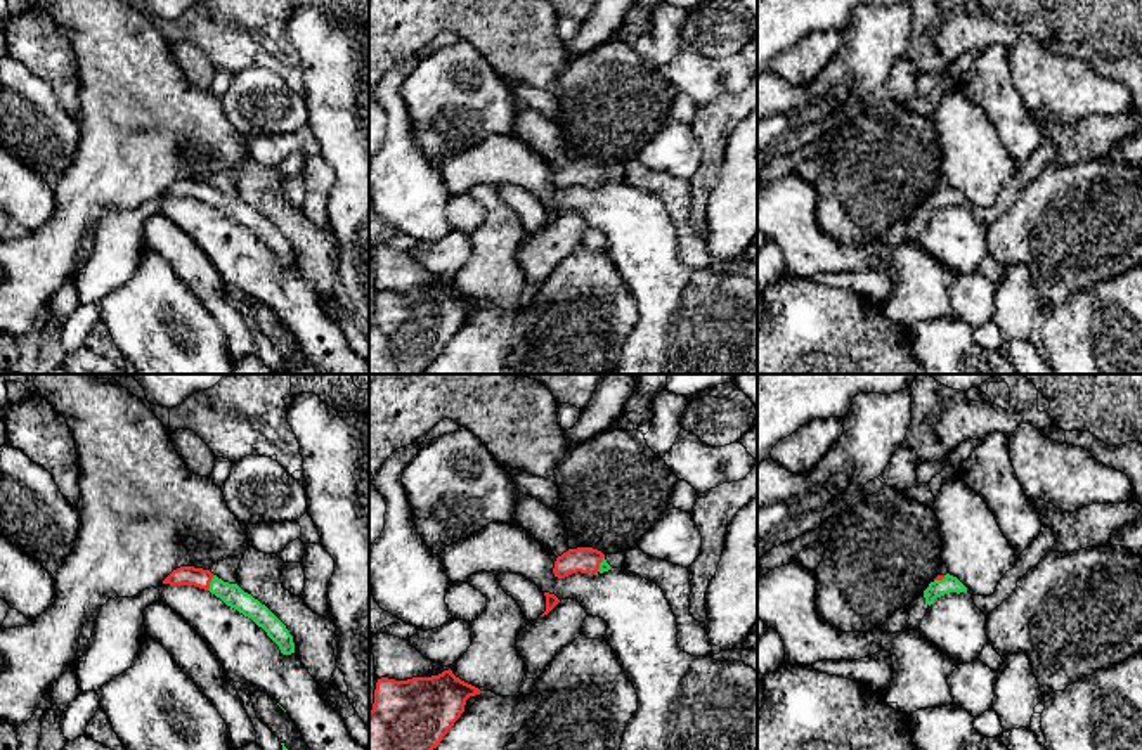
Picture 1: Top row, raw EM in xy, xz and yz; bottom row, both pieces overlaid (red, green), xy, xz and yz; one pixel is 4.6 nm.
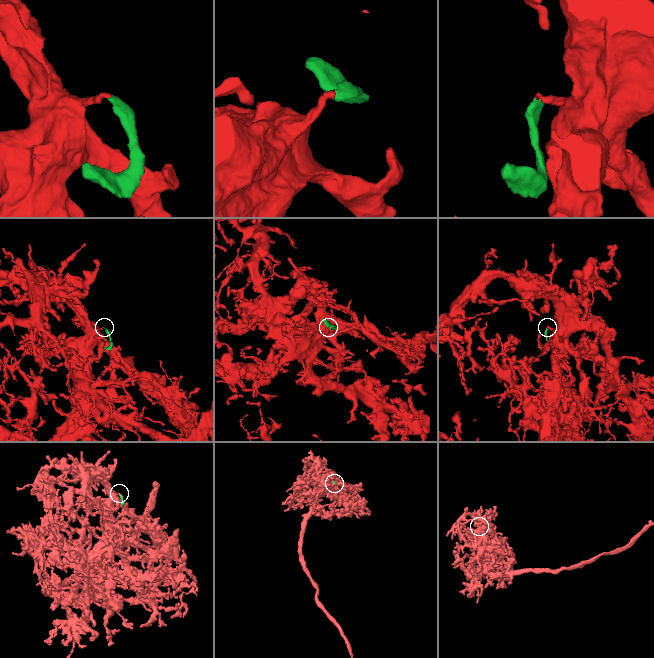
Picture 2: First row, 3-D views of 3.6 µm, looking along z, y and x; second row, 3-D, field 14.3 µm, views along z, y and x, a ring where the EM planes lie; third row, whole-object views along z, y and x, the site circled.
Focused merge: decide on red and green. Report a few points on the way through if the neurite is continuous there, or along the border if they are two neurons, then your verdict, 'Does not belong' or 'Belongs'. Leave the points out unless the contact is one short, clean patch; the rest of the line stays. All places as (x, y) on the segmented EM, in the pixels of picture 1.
Path across: xy (186, 575), (210, 581), (231, 594). Belongs

